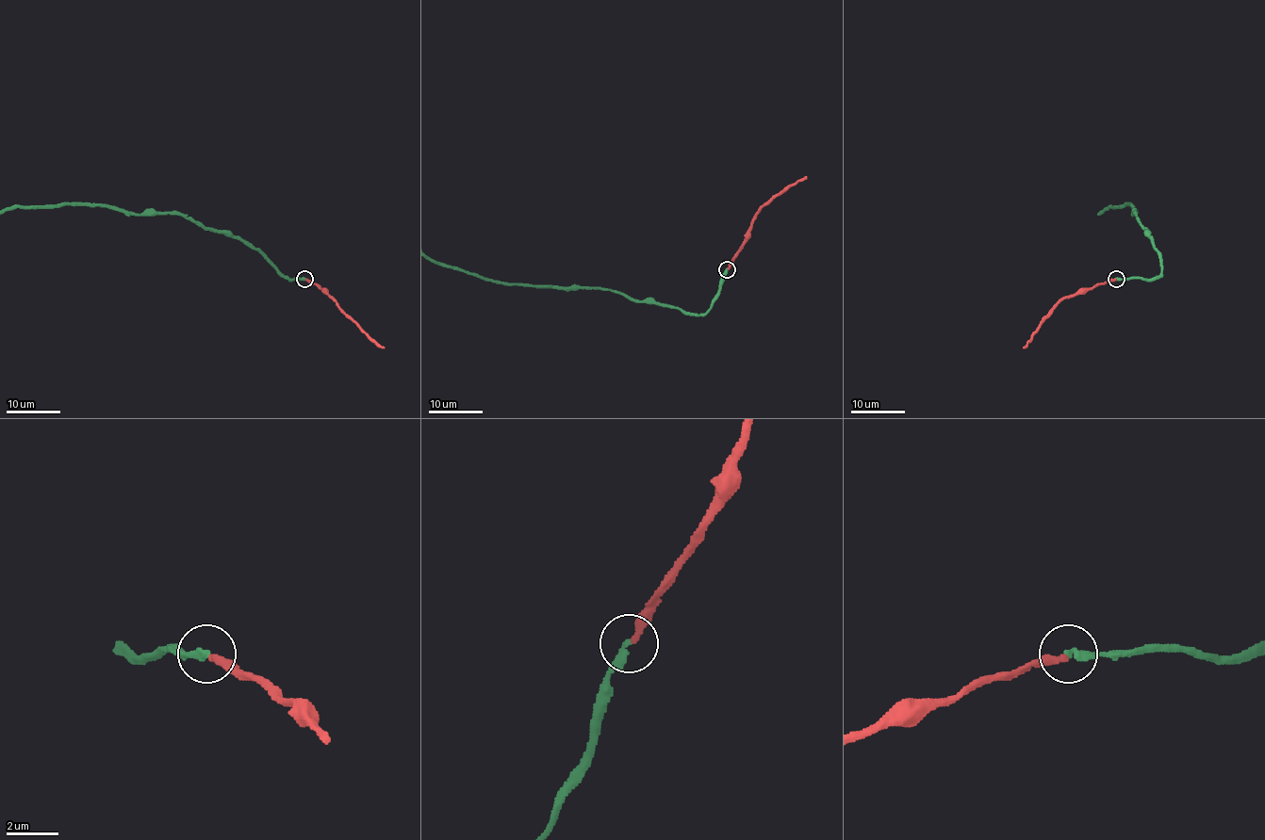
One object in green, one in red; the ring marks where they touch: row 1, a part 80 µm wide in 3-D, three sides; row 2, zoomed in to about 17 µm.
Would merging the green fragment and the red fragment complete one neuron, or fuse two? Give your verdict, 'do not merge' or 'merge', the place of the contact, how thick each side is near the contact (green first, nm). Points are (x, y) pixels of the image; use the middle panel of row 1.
merge; place (727, 269); calibres 280 and 280 nm

